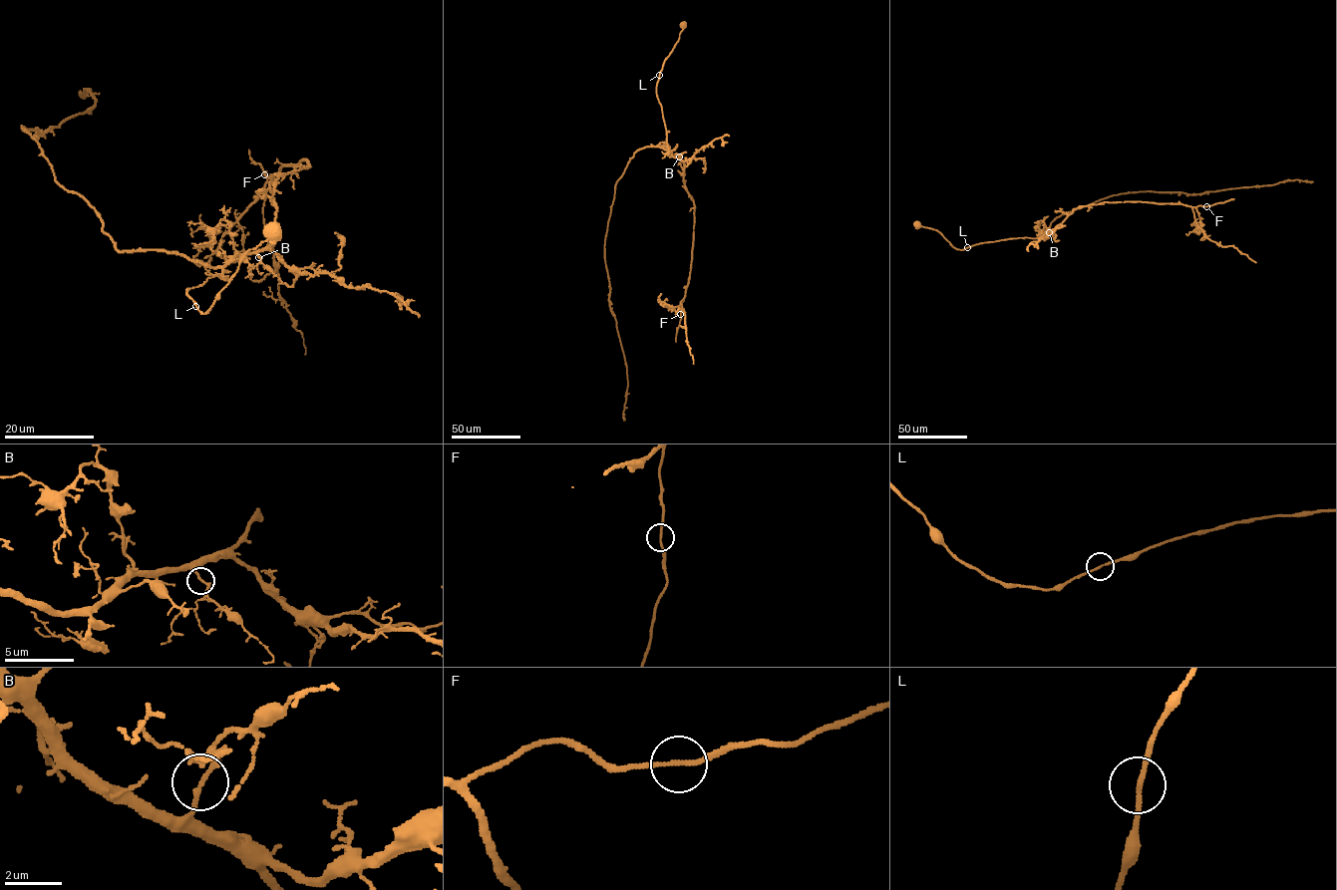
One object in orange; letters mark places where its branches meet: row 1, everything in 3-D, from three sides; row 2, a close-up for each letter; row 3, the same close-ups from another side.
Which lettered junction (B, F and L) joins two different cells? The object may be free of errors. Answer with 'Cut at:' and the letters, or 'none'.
Cut at: none

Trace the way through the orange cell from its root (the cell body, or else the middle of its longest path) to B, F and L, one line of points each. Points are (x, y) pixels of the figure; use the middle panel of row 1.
B: (683, 25), (678, 41), (663, 64), (656, 88), (667, 149), (679, 156)
F: (683, 25), (656, 88), (667, 149), (684, 163), (683, 181), (694, 206), (690, 277), (680, 314)
L: (683, 25), (678, 41), (659, 75)

